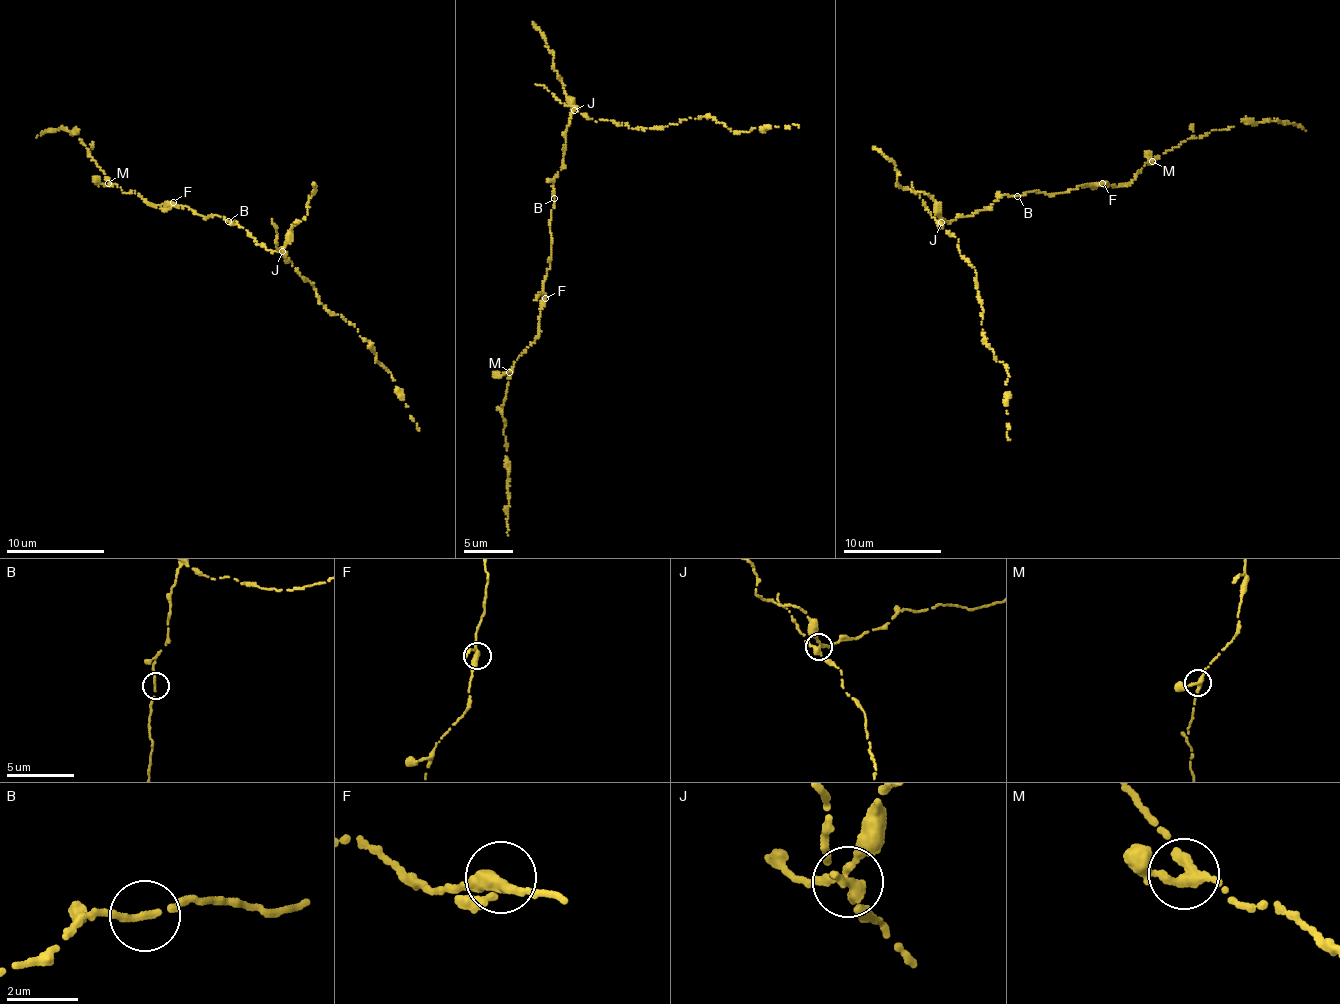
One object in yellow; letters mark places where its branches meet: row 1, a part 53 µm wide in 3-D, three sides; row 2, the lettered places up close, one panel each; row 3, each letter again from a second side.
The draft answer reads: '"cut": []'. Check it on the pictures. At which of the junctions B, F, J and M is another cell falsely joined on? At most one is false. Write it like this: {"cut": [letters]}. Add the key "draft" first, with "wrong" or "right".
{"draft": "wrong", "cut": ["J"]}

